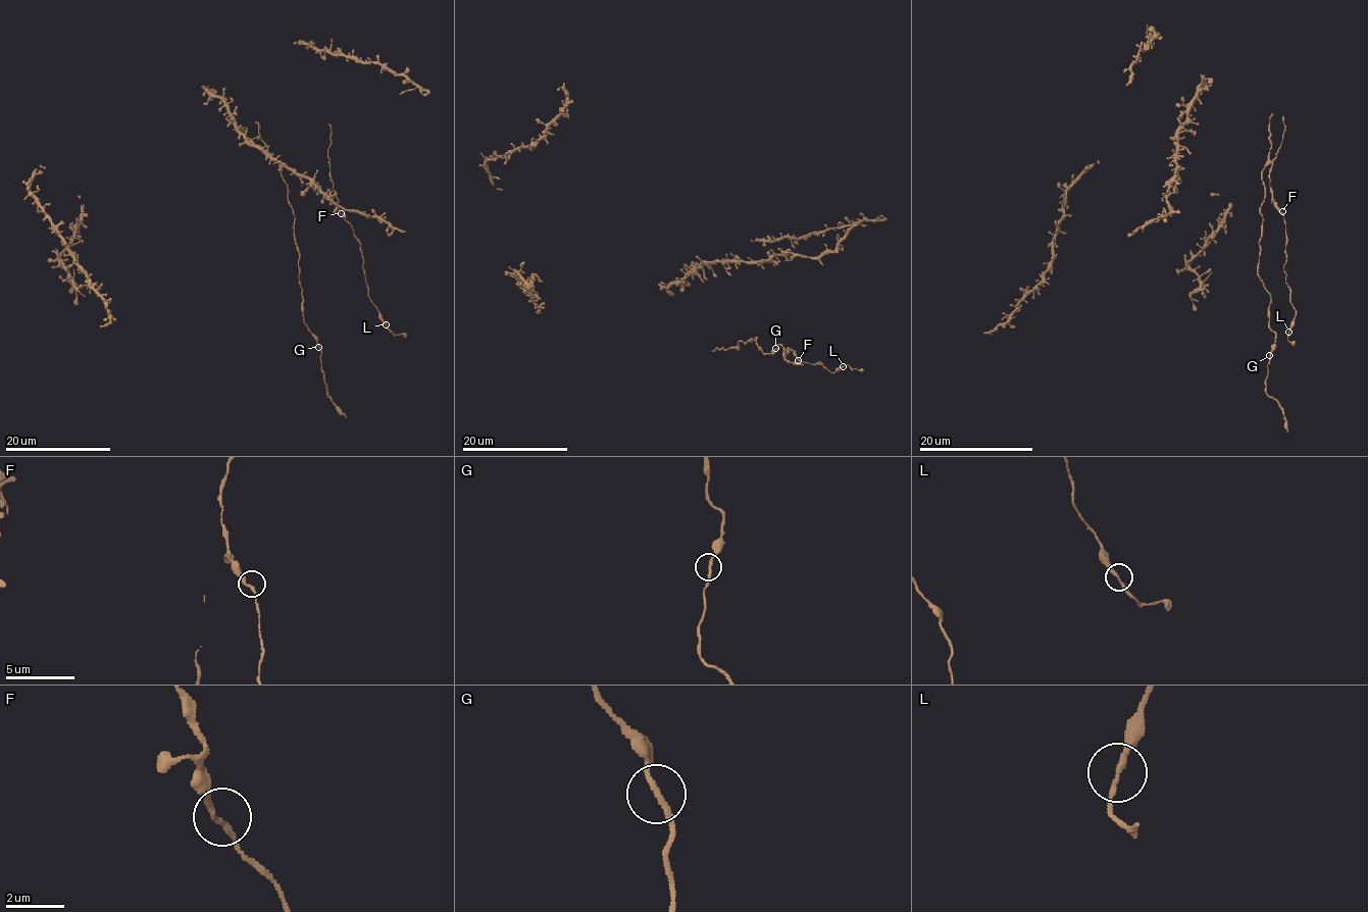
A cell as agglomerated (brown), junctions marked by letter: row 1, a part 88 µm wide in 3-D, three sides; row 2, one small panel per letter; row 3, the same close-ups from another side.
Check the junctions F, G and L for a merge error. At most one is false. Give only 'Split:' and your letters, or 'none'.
Split: none

